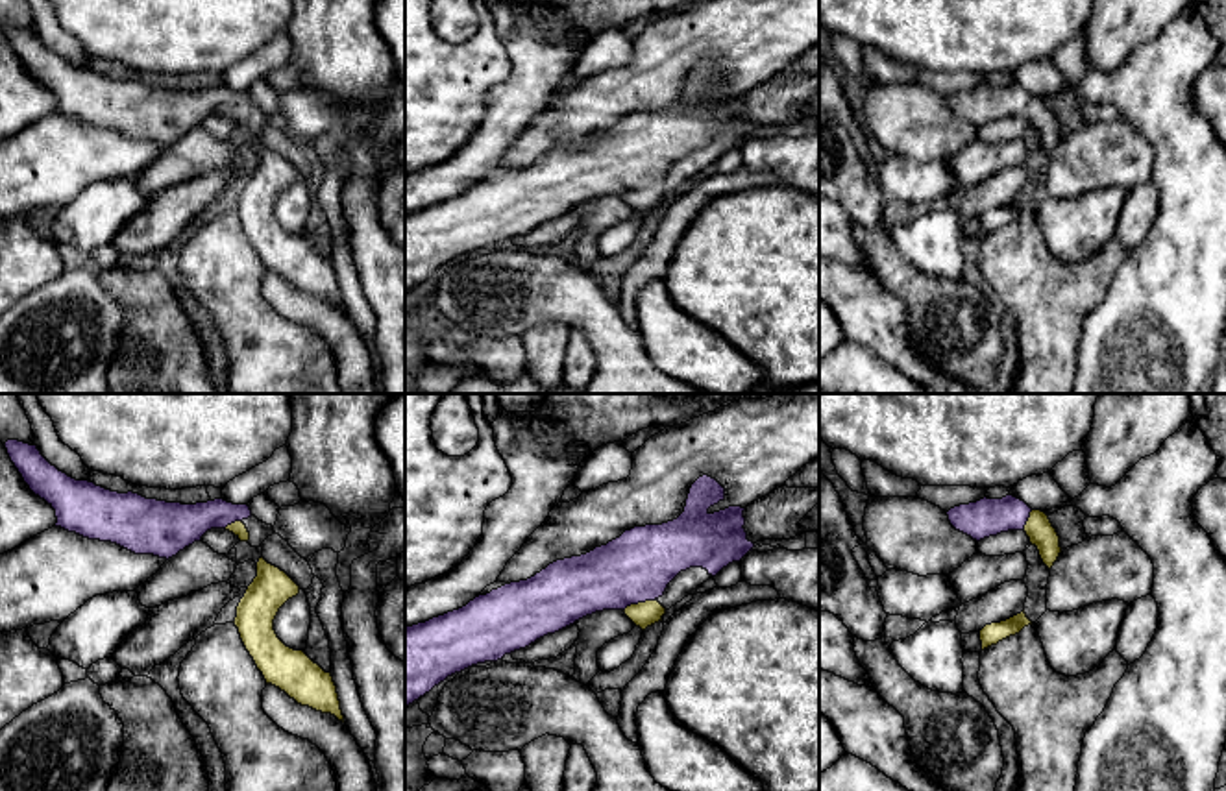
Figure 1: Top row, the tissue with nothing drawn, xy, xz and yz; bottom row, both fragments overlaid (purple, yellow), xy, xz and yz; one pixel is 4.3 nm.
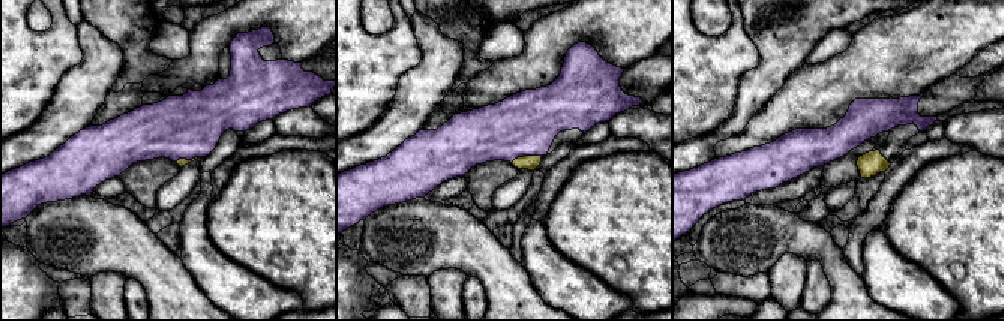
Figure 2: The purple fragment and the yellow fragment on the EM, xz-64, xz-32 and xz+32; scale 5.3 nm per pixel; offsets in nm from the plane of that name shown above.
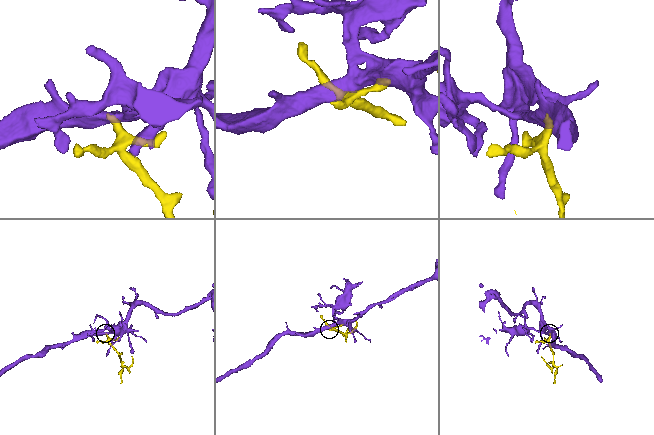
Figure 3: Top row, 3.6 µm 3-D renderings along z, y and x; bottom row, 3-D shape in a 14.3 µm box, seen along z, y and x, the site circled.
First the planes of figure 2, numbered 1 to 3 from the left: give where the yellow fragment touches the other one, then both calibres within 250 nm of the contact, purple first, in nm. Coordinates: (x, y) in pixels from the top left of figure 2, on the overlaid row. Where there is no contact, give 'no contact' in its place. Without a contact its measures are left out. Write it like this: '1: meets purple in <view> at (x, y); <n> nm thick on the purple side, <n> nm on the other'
1: meets purple in xz-64 at (186, 159); 340 nm thick on the purple side, 50 nm on the other
2: meets purple in xz-32 at (526, 155); 340 nm thick on the purple side, 80 nm on the other
3: no contact

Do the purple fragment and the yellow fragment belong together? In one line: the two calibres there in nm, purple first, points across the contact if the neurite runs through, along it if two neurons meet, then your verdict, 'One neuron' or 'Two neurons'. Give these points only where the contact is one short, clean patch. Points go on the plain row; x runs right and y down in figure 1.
Thickness 300 nm (purple) against 110 nm. Path across: xz (635, 154), (638, 187), (644, 200). One neuron

